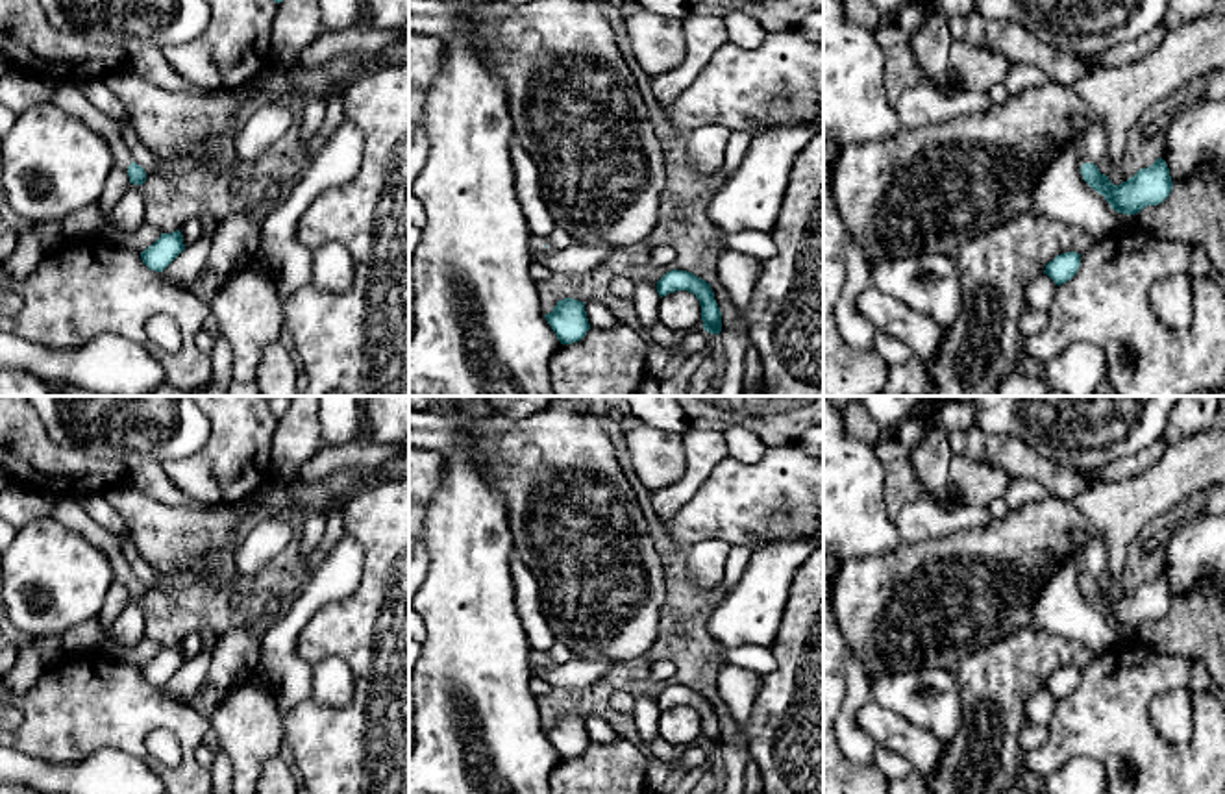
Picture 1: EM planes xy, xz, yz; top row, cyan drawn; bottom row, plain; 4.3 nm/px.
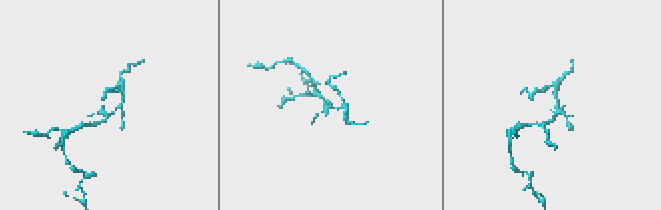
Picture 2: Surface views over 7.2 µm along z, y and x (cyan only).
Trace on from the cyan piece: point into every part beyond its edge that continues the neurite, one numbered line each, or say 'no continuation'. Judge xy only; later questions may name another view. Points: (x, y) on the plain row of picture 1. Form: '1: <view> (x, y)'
1: xy (67, 509)

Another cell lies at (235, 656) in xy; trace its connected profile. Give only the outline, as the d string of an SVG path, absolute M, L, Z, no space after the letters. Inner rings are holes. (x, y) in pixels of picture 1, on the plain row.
M272 598L255 620L211 639L211 664L205 676L209 687L229 690L259 674L263 637L278 620L278 613L279 598Z

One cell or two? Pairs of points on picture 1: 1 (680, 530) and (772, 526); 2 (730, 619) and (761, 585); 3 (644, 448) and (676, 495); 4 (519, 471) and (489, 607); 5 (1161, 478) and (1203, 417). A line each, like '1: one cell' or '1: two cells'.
1: one cell
2: one cell
3: two cells
4: two cells
5: two cells

